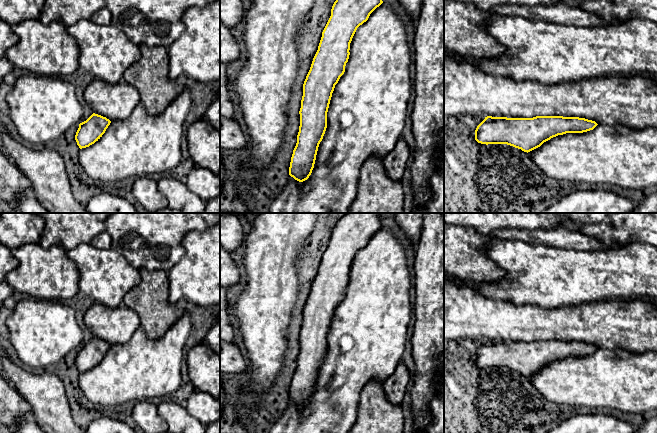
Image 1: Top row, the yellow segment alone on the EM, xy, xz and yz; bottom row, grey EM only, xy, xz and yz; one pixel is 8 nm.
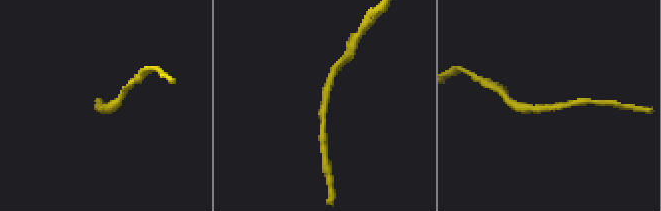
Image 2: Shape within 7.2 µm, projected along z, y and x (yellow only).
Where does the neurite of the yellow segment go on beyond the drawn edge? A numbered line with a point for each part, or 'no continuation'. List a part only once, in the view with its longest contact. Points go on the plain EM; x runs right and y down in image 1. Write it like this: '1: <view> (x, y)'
1: xz (368, 333)

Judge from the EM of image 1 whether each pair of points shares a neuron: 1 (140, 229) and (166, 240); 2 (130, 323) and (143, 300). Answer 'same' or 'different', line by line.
1: same
2: different

